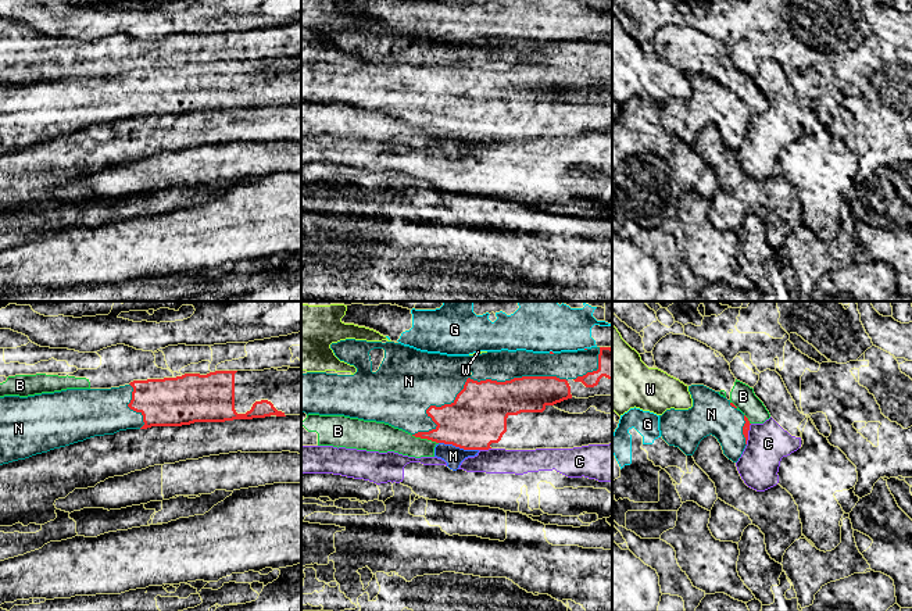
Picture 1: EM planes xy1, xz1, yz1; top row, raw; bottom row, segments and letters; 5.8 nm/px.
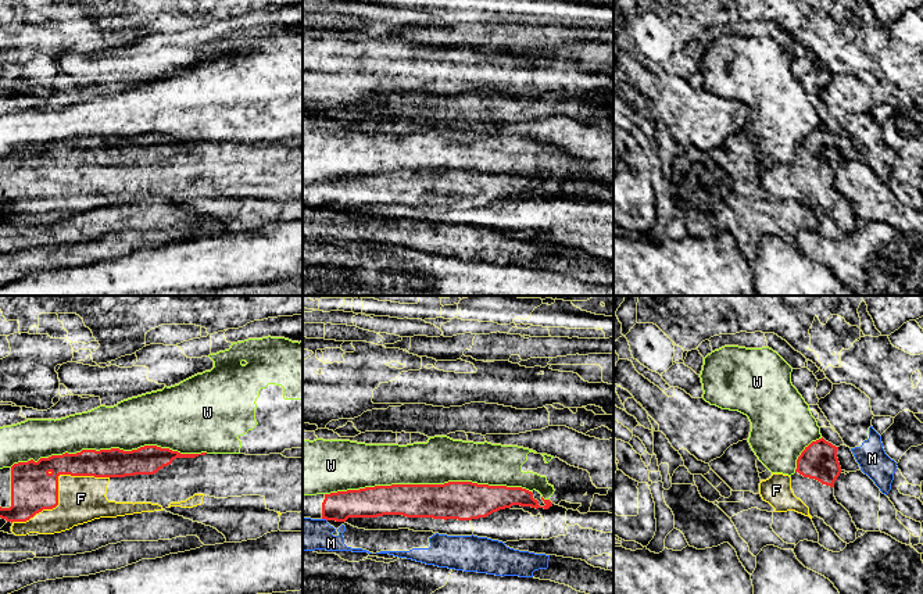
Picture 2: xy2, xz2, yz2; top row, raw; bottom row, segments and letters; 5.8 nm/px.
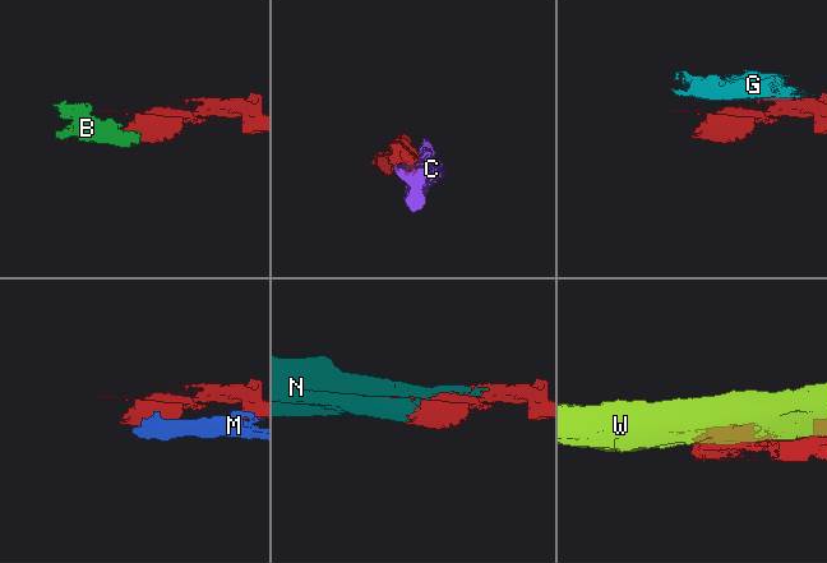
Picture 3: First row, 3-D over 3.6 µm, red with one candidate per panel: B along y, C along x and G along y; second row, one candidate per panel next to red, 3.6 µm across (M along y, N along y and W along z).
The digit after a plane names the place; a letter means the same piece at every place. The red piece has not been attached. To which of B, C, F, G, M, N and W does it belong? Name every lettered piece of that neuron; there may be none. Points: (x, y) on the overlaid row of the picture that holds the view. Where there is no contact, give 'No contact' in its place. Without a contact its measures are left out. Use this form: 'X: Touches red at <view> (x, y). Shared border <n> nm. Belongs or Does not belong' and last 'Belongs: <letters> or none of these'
B: Touches red at xz1 (425, 438). Shared border 170 nm. Does not belong
C: Touches red at yz1 (747, 433). Shared border 120 nm. Does not belong
F: Touches red at xy2 (57, 489). Shared border 650 nm. Belongs
G: Touches red at xz1 (551, 352). Shared border 30 nm. Does not belong
M: Touches red at xz1 (458, 446). Shared border 240 nm. Does not belong
N: Touches red at xz1 (474, 381). Shared border 950 nm. Belongs
W: Touches red at xz2 (428, 485). Shared border 1200 nm. Does not belong
Belongs: F, N

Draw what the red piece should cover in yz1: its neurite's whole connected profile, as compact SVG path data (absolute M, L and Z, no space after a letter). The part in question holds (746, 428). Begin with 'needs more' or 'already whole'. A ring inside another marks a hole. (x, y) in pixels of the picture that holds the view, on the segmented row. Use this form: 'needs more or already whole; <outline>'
needs more; M691 385L689 392L691 408L670 408L659 415L662 439L686 455L693 455L700 442L712 435L720 443L723 454L737 462L747 446L751 425L748 418L719 392L704 385Z

